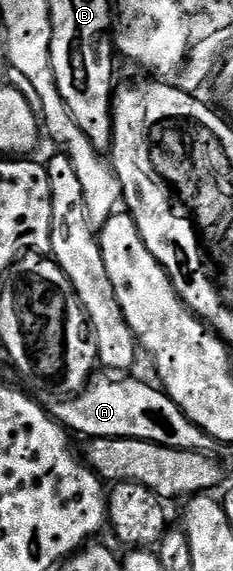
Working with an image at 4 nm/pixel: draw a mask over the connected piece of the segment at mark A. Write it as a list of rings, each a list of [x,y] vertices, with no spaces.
[[[108,372],[97,373],[80,393],[57,401],[60,403],[54,408],[51,407],[50,413],[65,430],[73,435],[84,434],[85,439],[133,438],[150,440],[154,444],[179,450],[212,452],[215,451],[214,448],[217,449],[216,439],[211,438],[206,431],[198,428],[198,424],[189,420],[182,408],[178,408],[178,404],[174,404],[172,397],[164,393],[163,389],[128,377],[132,376],[120,377]]]

